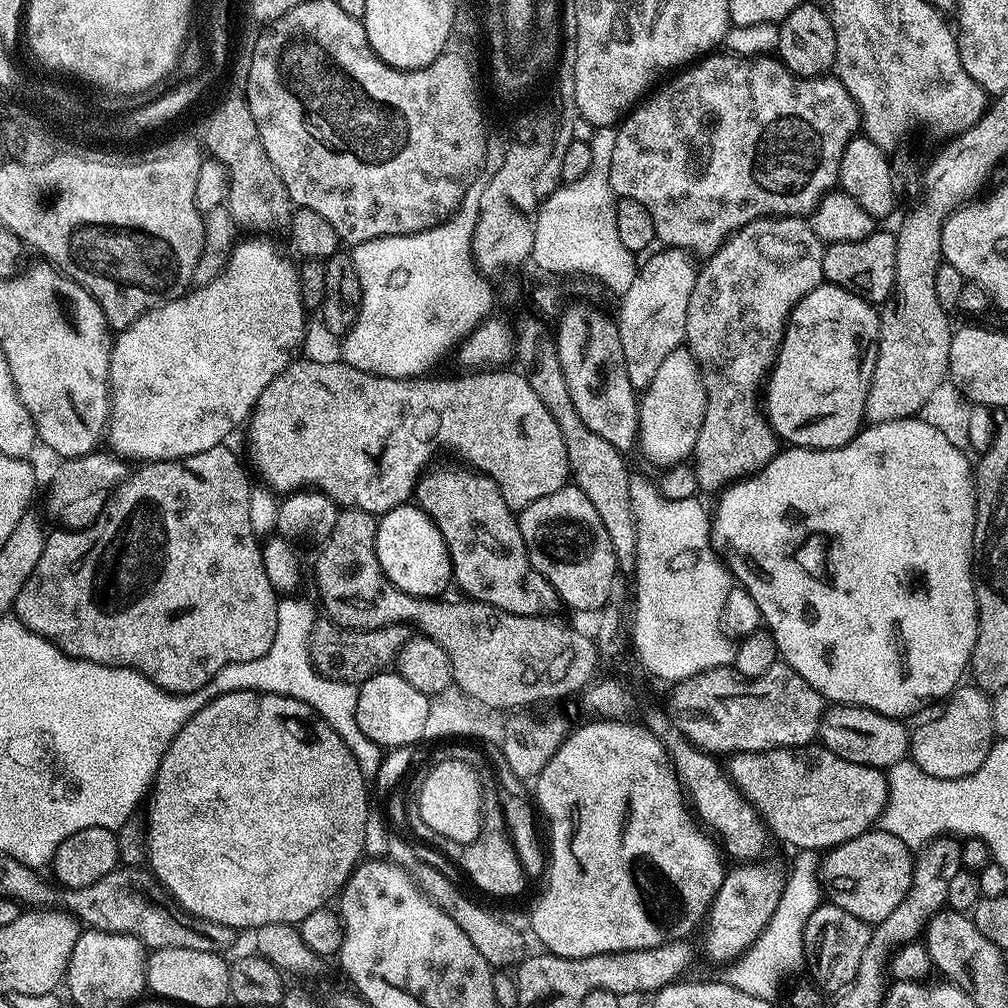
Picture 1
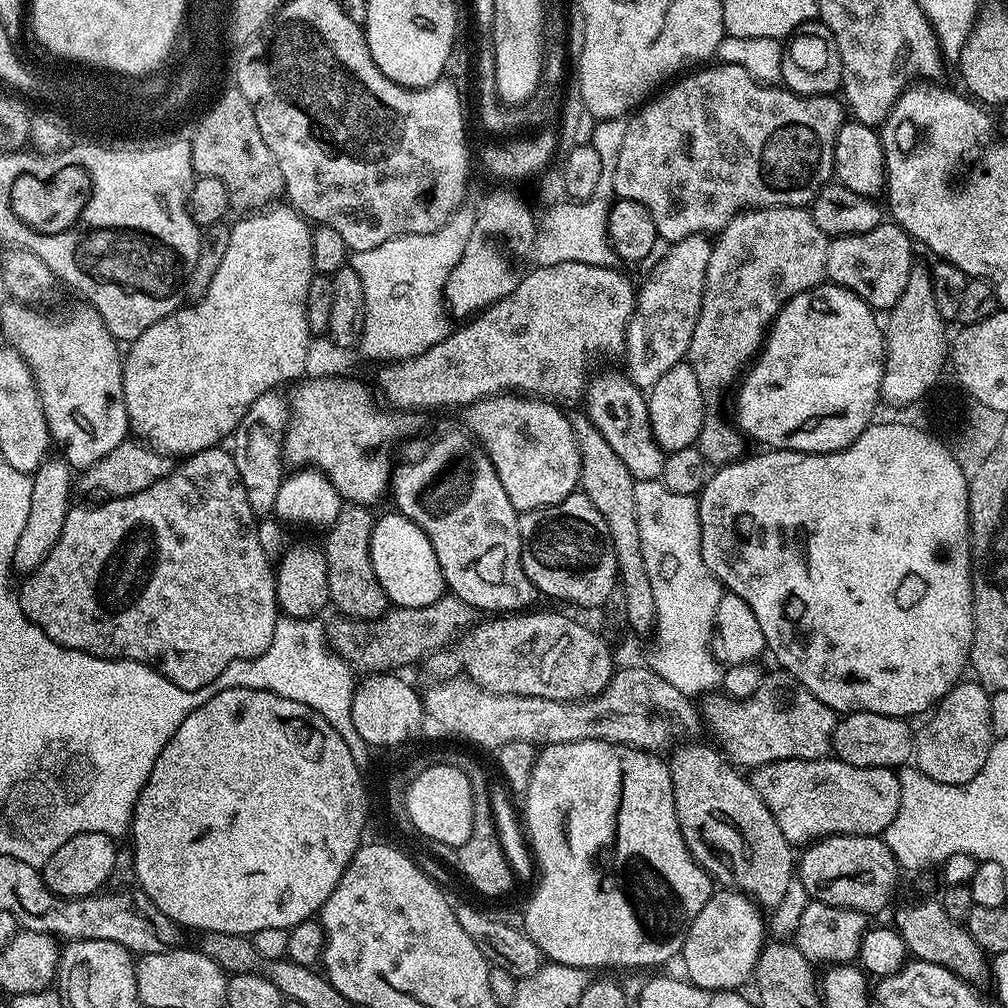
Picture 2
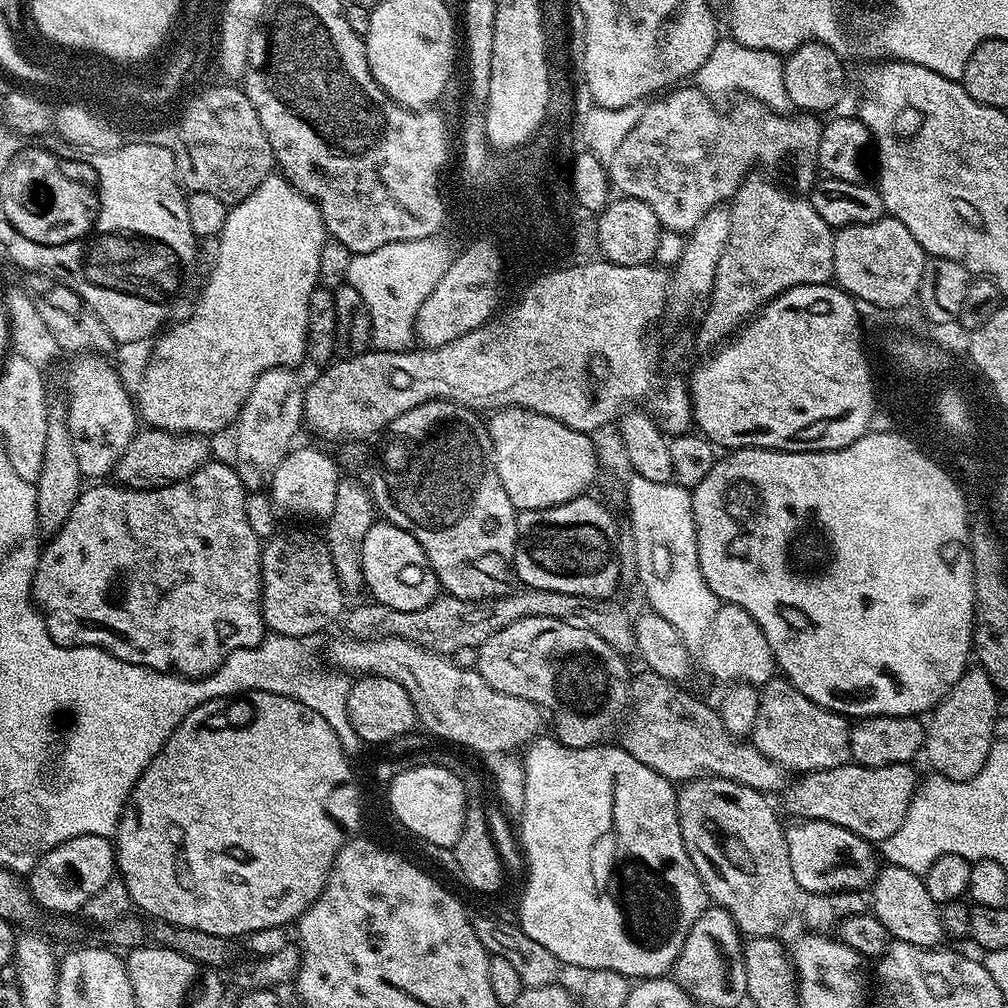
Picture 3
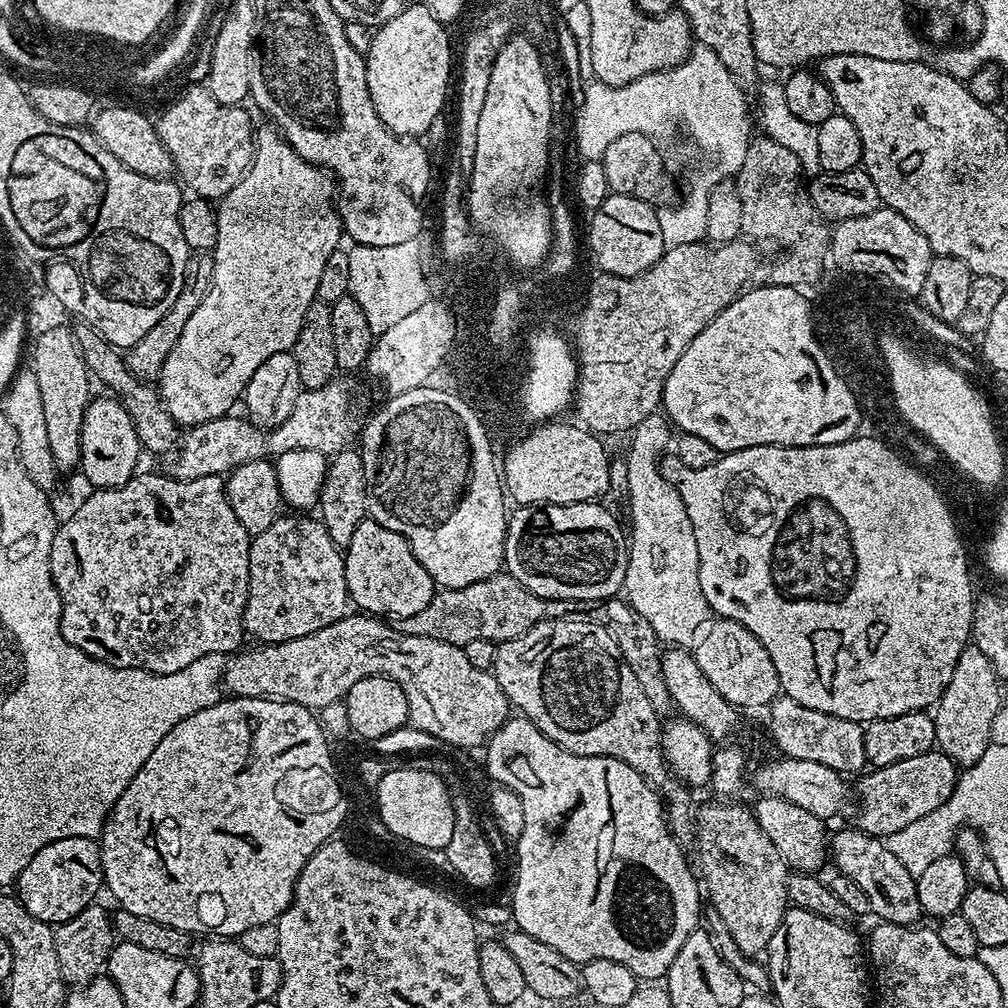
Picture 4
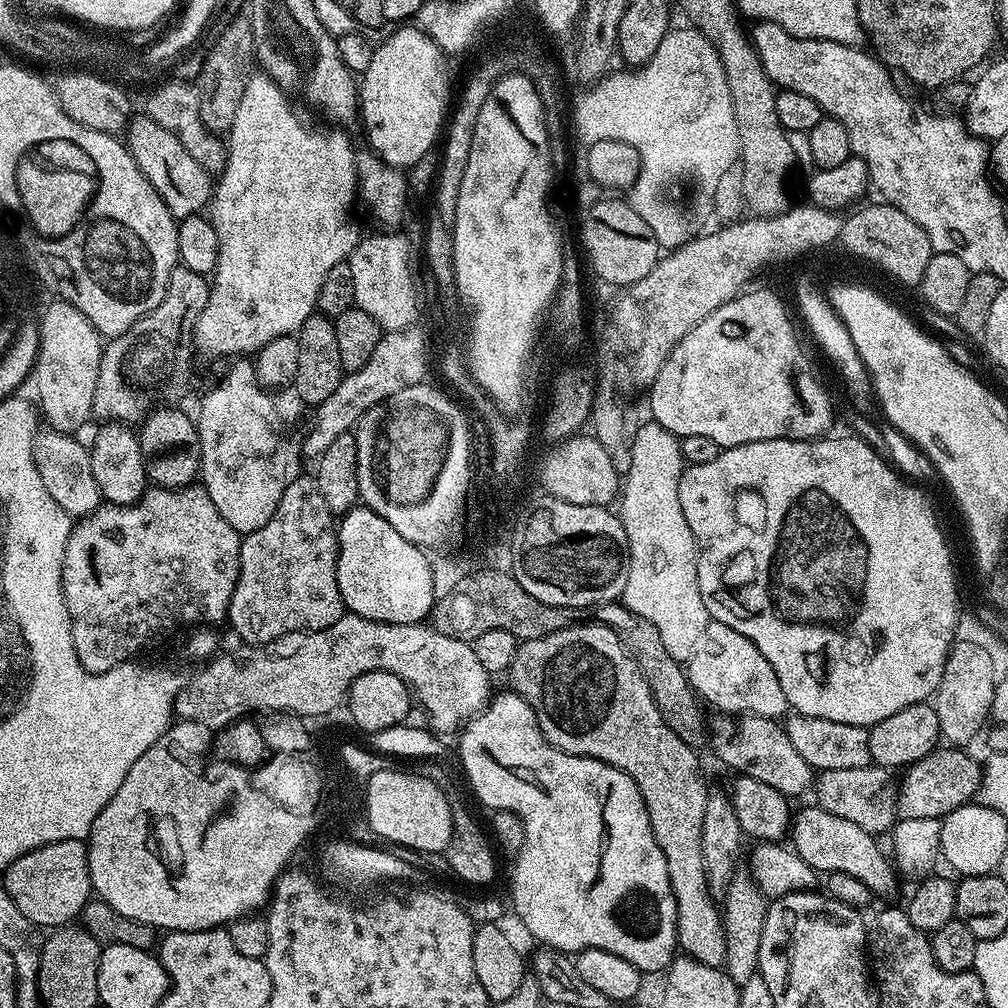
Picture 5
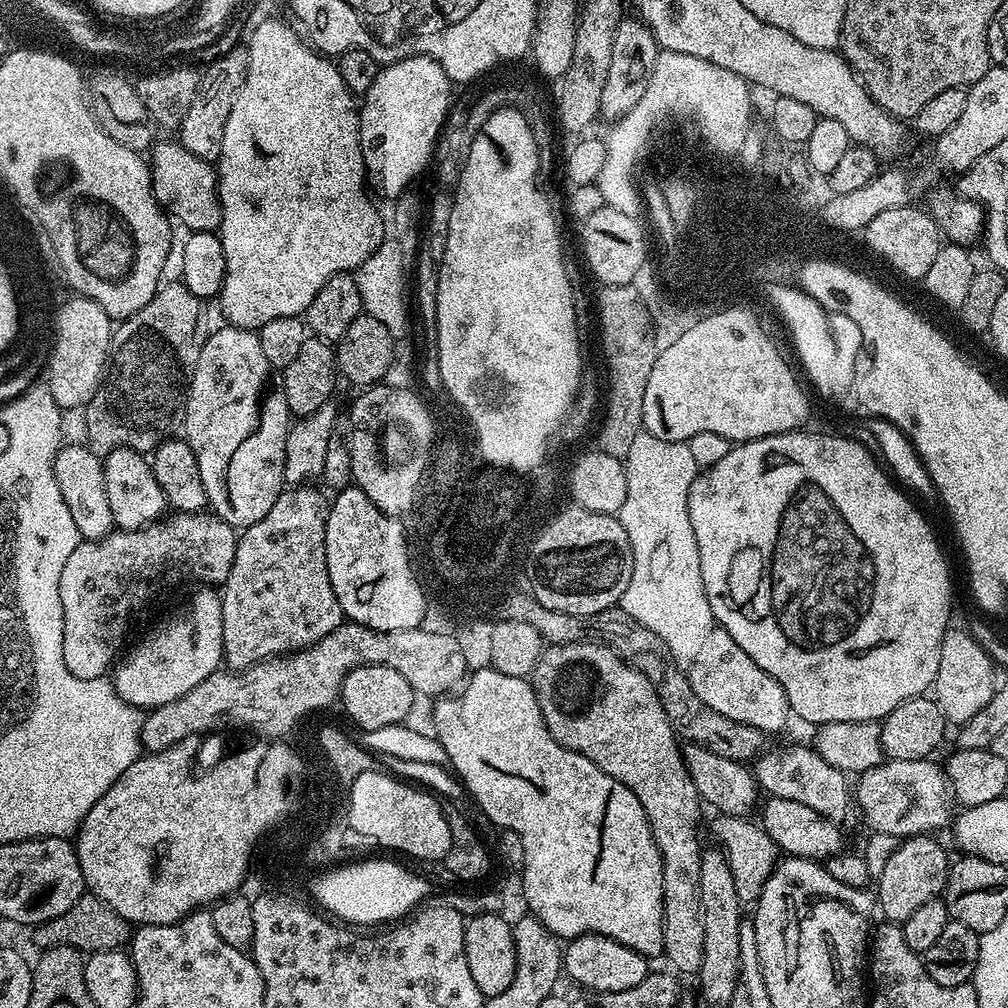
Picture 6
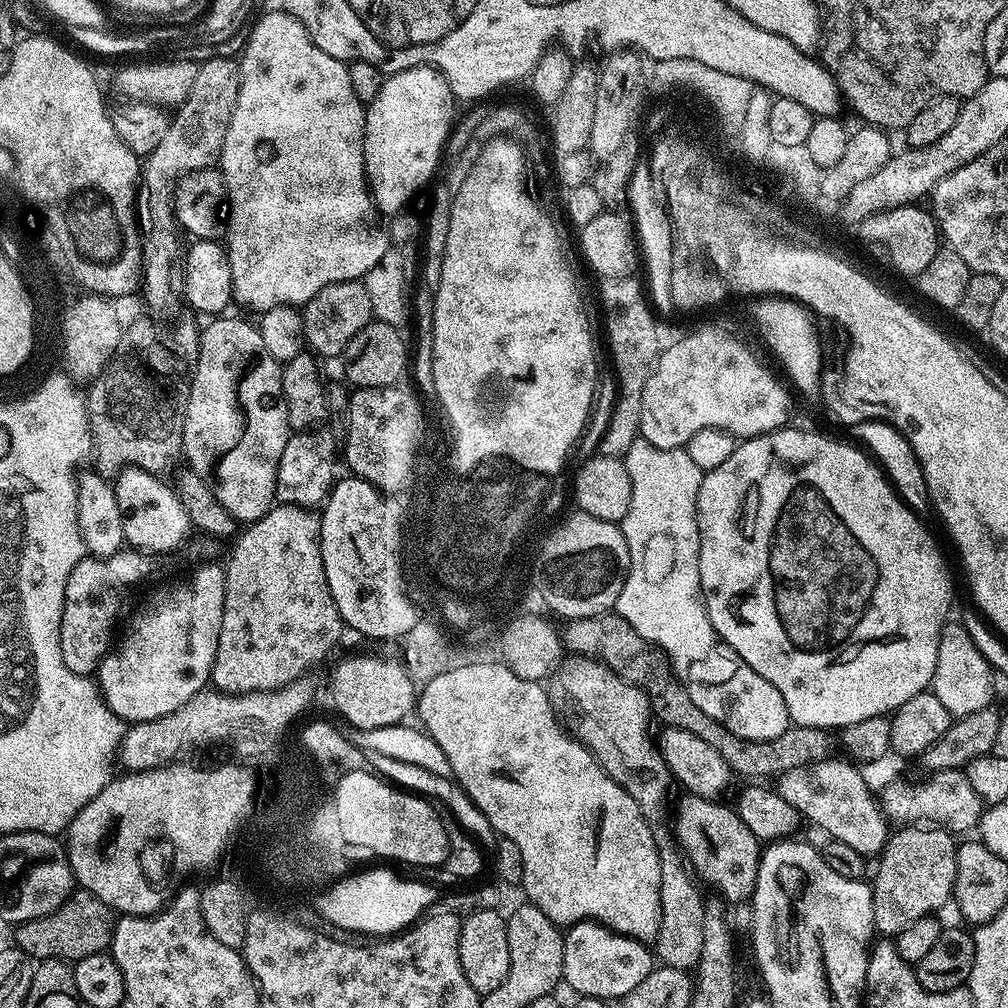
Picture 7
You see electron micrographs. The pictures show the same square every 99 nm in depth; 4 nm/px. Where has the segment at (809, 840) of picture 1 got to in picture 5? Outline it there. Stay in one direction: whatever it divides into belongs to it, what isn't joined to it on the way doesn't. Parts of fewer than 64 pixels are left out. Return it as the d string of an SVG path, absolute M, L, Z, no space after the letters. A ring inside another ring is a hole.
M938 746L926 758L909 764L906 769L908 777L898 784L896 810L901 820L910 818L951 817L959 813L960 807L969 803L980 791L983 765L972 758L963 747Z

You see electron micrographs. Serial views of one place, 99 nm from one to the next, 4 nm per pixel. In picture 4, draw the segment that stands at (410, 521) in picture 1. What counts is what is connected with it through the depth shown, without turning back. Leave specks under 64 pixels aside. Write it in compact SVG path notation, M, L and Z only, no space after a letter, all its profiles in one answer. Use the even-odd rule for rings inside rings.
M365 518L354 530L354 538L343 553L346 570L346 586L353 605L361 613L376 618L408 616L414 618L427 606L434 595L430 574L414 558L412 547L394 530L386 530L377 520Z

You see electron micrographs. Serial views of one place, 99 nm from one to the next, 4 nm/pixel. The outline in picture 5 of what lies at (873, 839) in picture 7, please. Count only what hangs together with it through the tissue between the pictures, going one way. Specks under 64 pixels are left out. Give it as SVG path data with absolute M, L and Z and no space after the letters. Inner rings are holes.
M716 714L714 716L716 717L713 720L711 717L710 720L710 744L712 740L712 748L716 751L717 758L726 767L733 768L733 773L758 778L758 782L766 782L766 786L774 786L774 790L778 790L789 798L800 796L807 788L809 791L813 787L814 770L806 762L806 758L802 758L802 754L798 754L798 750L794 750L794 742L790 742L787 727L783 723L770 717L751 715L741 715L737 720L728 714Z

